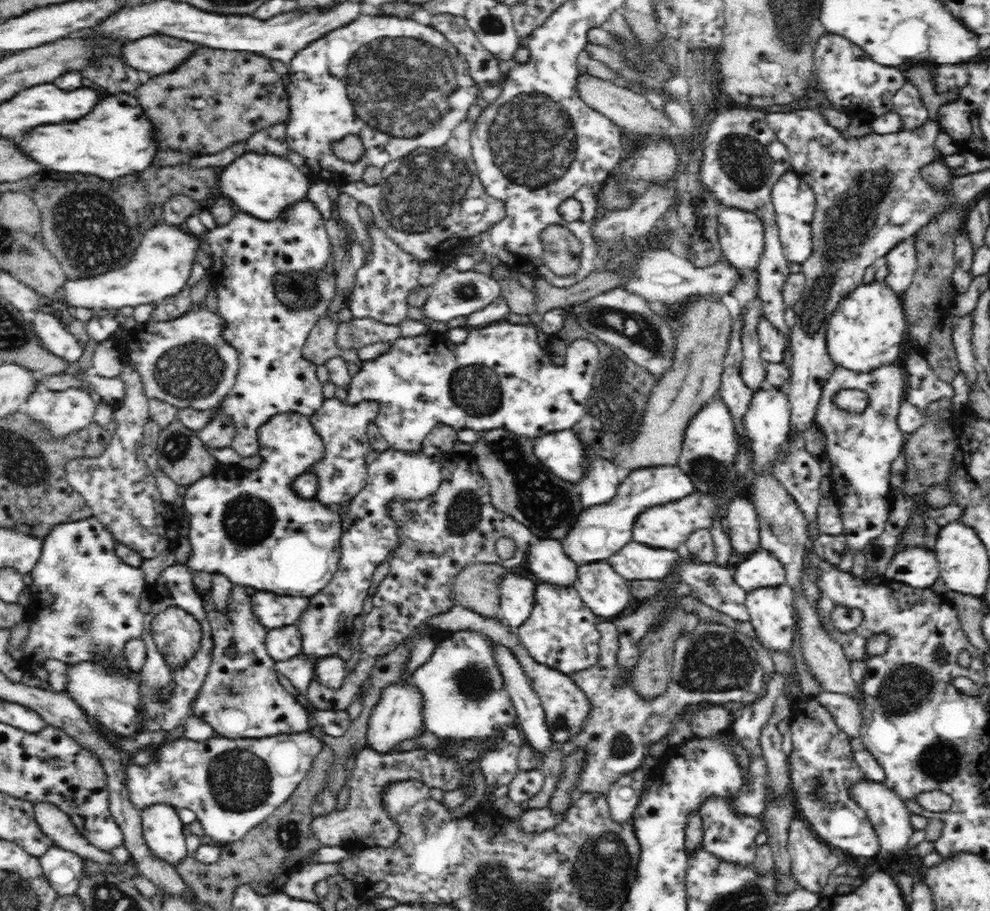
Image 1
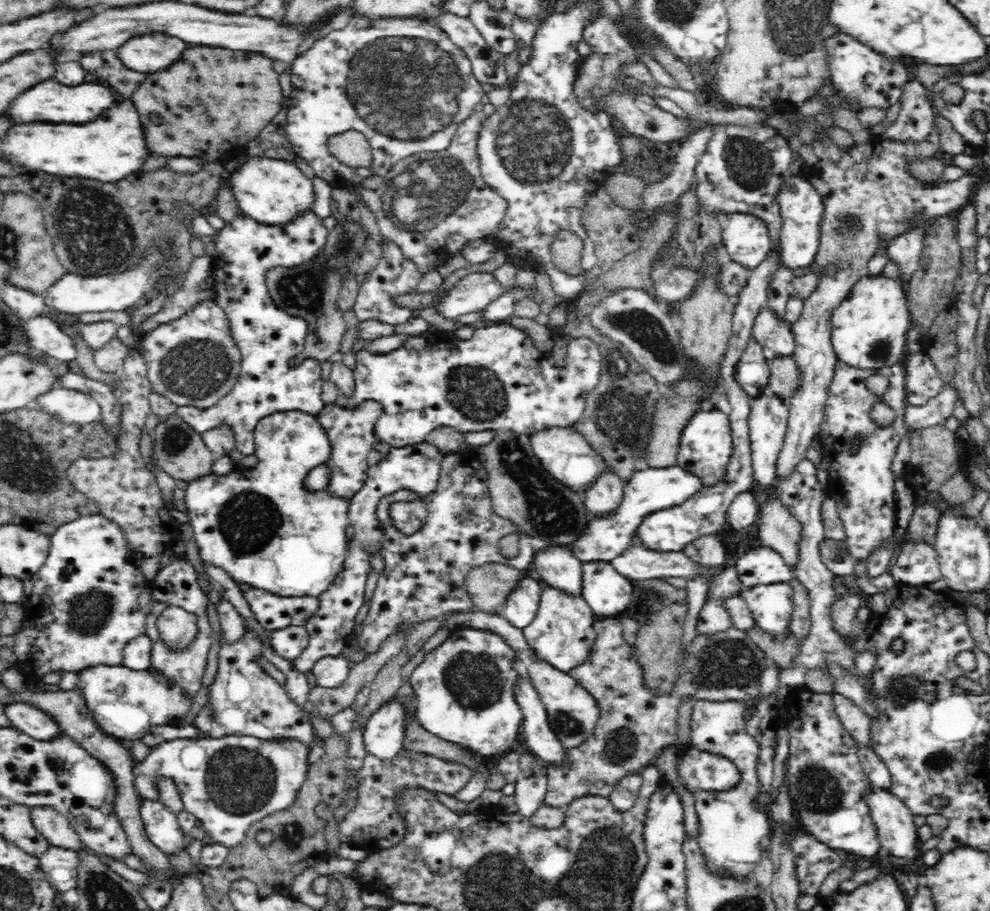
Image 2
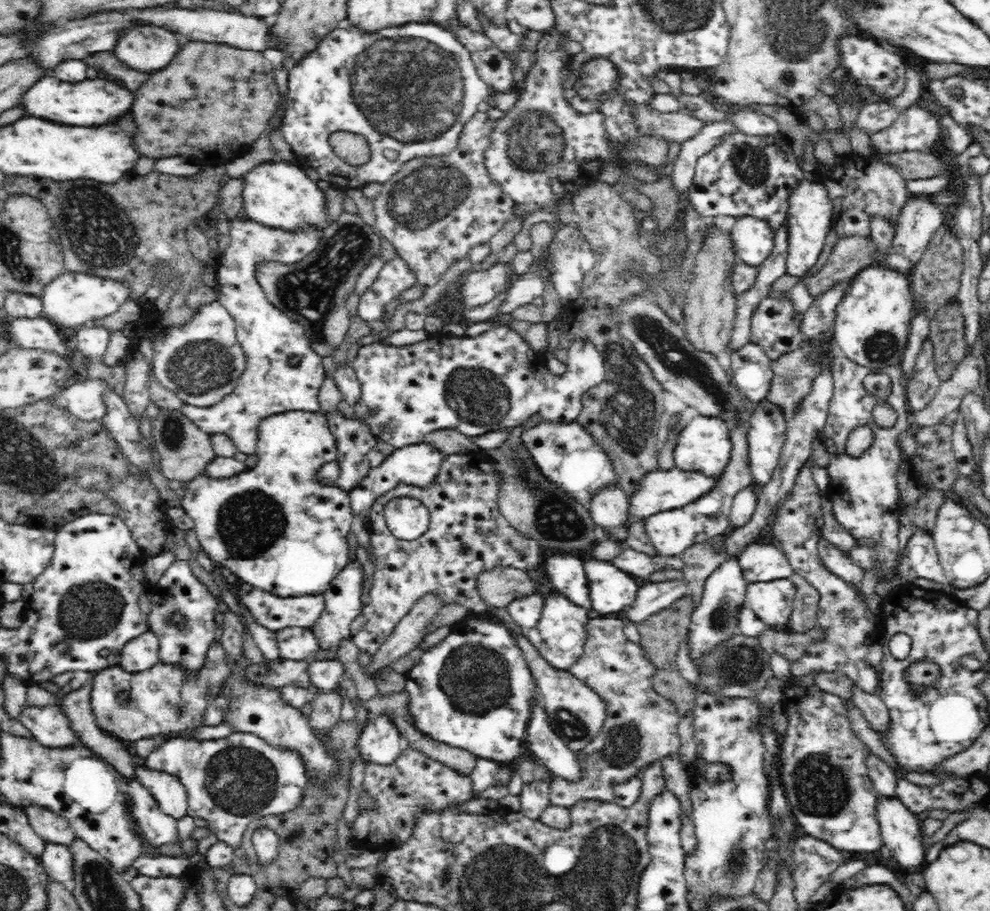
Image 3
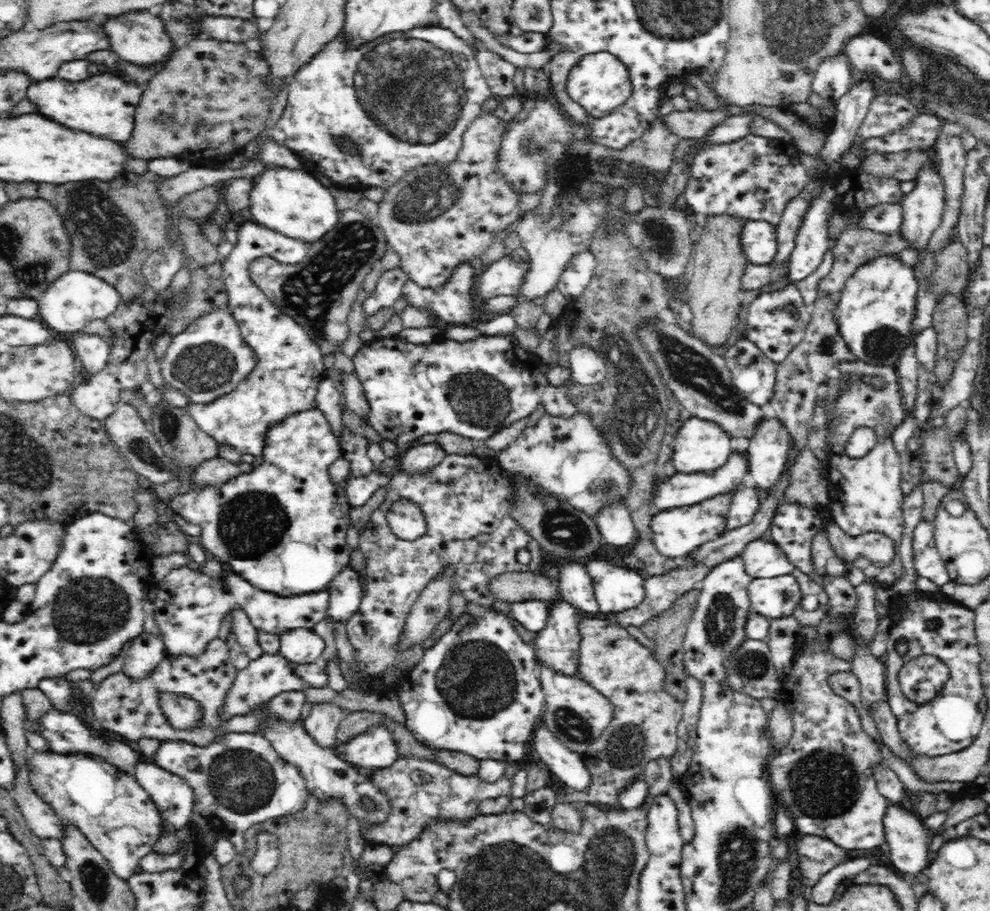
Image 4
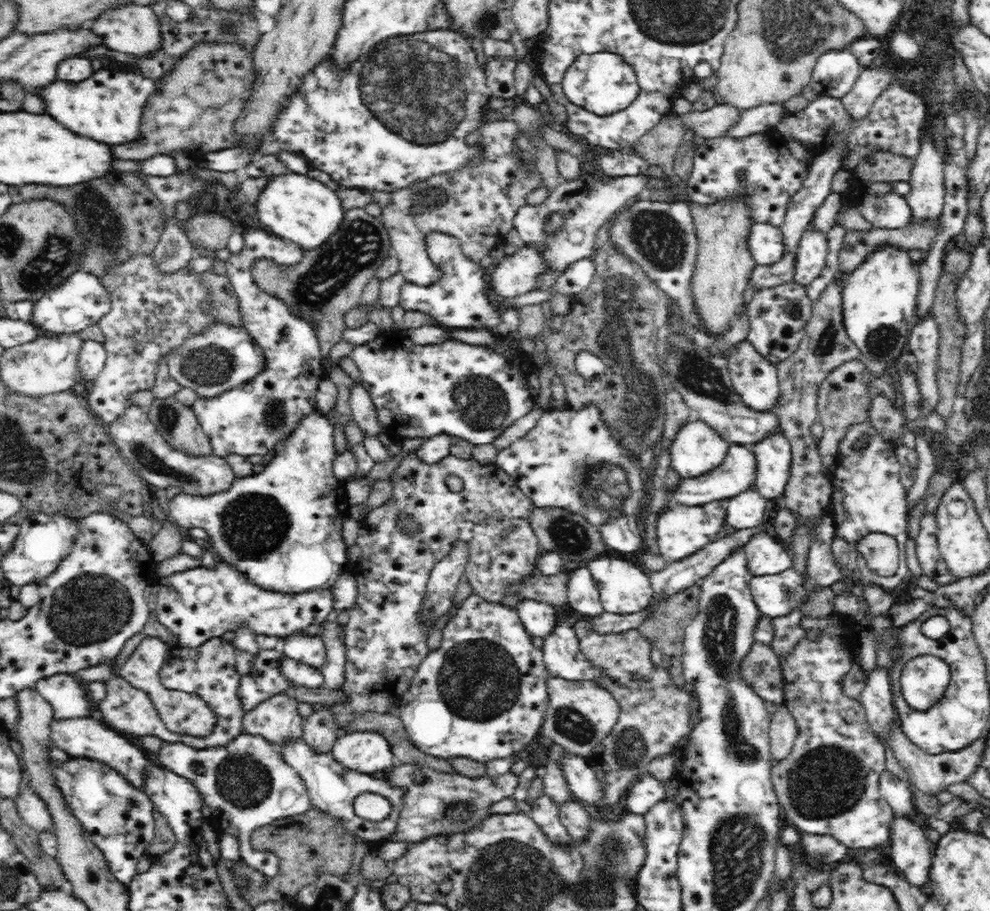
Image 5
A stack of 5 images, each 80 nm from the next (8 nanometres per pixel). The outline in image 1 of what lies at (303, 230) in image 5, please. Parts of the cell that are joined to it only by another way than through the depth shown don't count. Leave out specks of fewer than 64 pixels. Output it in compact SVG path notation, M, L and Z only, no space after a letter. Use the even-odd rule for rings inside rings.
M246 151L222 167L219 196L228 197L238 212L251 214L260 221L284 216L285 209L304 201L312 181L292 161L265 151Z

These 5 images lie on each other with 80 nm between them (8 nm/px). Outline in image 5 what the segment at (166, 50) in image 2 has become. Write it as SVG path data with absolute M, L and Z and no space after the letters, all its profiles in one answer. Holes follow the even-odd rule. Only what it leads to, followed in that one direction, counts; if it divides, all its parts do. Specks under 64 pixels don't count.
M123 3L122 7L107 7L106 12L96 19L92 30L108 49L130 54L133 58L152 58L163 47L160 31L160 19L152 6L140 6L136 3Z

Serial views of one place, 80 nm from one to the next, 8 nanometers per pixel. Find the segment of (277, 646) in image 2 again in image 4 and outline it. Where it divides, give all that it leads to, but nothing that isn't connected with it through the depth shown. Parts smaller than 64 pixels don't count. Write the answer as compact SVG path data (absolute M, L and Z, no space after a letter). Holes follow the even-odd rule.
M311 629L286 630L279 635L279 652L283 661L301 664L321 661L324 640Z

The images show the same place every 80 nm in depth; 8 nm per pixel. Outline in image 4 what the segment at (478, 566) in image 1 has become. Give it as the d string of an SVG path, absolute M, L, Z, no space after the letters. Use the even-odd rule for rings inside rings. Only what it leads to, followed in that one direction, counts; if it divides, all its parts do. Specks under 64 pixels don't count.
M509 571L490 577L489 592L494 601L513 603L536 598L552 602L561 599L558 585L550 578L530 572Z

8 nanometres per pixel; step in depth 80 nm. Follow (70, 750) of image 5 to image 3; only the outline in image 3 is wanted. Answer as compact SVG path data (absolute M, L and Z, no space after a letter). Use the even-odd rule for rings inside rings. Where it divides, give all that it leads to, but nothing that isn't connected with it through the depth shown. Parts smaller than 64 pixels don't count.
M26 705L17 719L30 732L39 744L50 749L70 748L81 745L81 738L73 731L72 724L64 711L56 705L35 706Z

